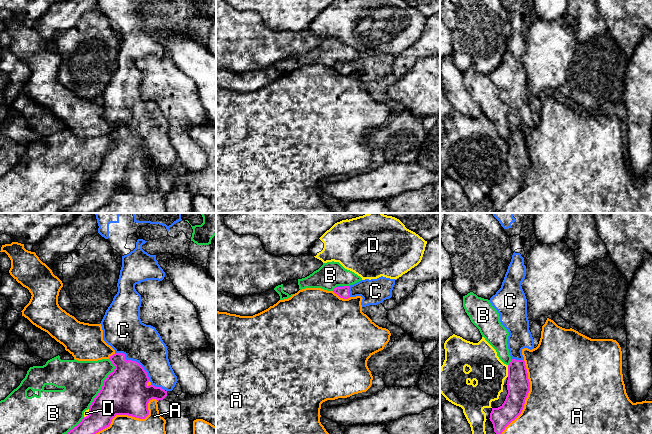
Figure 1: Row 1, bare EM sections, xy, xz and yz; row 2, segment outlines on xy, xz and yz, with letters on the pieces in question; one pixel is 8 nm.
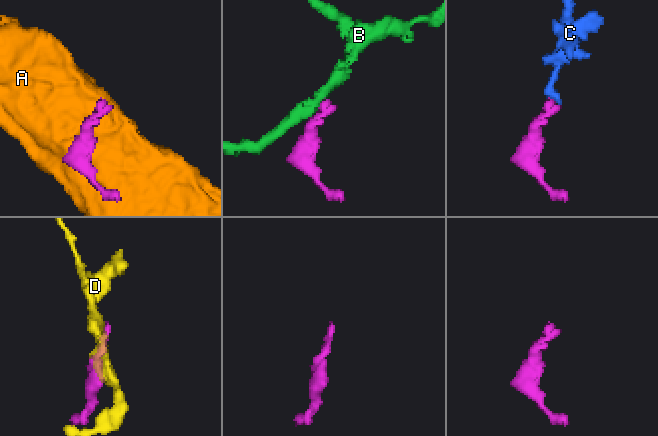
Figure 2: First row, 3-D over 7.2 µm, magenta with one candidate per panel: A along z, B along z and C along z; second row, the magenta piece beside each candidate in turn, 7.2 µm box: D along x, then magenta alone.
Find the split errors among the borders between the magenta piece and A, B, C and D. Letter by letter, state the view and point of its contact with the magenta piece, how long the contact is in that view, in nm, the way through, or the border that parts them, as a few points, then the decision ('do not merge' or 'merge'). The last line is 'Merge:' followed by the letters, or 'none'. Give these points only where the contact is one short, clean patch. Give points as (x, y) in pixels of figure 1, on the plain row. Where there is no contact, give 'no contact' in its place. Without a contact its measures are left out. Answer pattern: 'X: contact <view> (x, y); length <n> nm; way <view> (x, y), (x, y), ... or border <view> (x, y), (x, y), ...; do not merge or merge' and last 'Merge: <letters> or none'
A: contact xy (128, 191); length 600 nm; do not merge
B: contact xy (103, 159); length 440 nm; do not merge
C: contact xy (134, 137); length 360 nm; merge
D: contact yz (508, 147); length 100 nm; do not merge
Merge: C

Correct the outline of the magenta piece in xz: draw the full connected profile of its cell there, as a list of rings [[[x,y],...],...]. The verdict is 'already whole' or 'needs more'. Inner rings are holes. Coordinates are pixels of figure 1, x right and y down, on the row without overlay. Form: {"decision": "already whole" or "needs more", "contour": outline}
{"decision": "needs more", "contour": [[[381,52],[377,55],[361,56],[350,62],[337,62],[333,68],[343,75],[361,72],[363,74],[361,81],[366,83],[391,74],[394,61],[395,55]]]}

